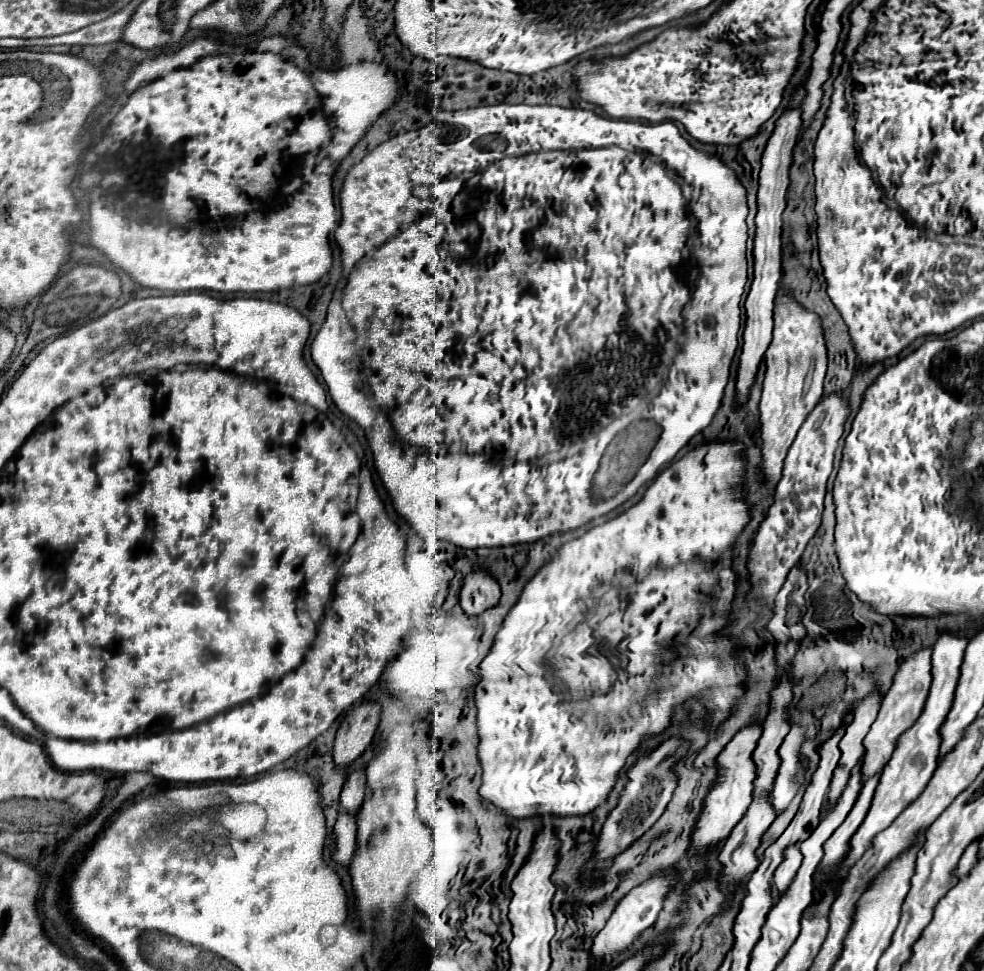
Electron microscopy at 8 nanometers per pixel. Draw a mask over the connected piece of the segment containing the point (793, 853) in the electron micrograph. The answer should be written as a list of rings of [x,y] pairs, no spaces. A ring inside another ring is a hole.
[[[793,844],[793,846],[789,846],[785,850],[785,860],[783,860],[783,864],[777,868],[777,872],[773,876],[773,884],[777,886],[779,894],[785,894],[789,890],[789,882],[793,882],[797,870],[801,866],[801,860],[803,858],[801,858],[801,850],[797,848],[797,844]]]

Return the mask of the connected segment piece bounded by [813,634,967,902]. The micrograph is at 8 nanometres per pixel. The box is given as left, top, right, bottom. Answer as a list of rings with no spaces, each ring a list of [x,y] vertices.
[[[943,634],[937,644],[933,646],[933,684],[929,690],[929,698],[925,704],[925,710],[921,714],[921,718],[915,722],[915,726],[911,726],[905,734],[901,734],[897,750],[893,752],[893,758],[887,762],[877,790],[873,794],[873,802],[869,808],[869,814],[865,816],[865,822],[861,822],[861,826],[857,828],[857,832],[853,834],[853,838],[849,840],[849,852],[843,858],[843,862],[839,864],[839,868],[833,874],[815,874],[813,876],[813,902],[817,902],[823,894],[825,894],[825,886],[831,884],[833,880],[843,882],[847,878],[849,868],[865,854],[865,850],[869,850],[873,838],[885,830],[887,826],[891,826],[891,822],[911,804],[917,800],[917,796],[925,790],[929,778],[933,776],[935,768],[937,768],[937,754],[939,754],[939,744],[941,744],[941,736],[939,736],[939,728],[945,722],[945,716],[951,710],[953,704],[953,694],[955,694],[955,686],[957,686],[957,678],[959,678],[959,666],[963,662],[963,652],[965,652],[967,640],[965,638],[955,638],[949,634]]]

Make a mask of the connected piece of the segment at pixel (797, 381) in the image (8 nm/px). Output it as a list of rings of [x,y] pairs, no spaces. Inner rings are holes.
[[[779,292],[775,298],[773,320],[773,340],[765,354],[767,372],[759,402],[759,432],[763,440],[761,474],[771,488],[775,488],[781,478],[783,460],[801,428],[801,422],[805,422],[809,410],[813,410],[817,400],[823,396],[823,378],[827,372],[827,348],[817,314],[805,310],[793,296]]]

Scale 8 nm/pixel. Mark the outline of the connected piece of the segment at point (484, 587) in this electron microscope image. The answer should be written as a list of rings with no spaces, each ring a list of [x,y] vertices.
[[[487,572],[469,574],[461,590],[461,606],[467,616],[479,616],[489,608],[495,608],[499,604],[499,598],[499,584]]]

